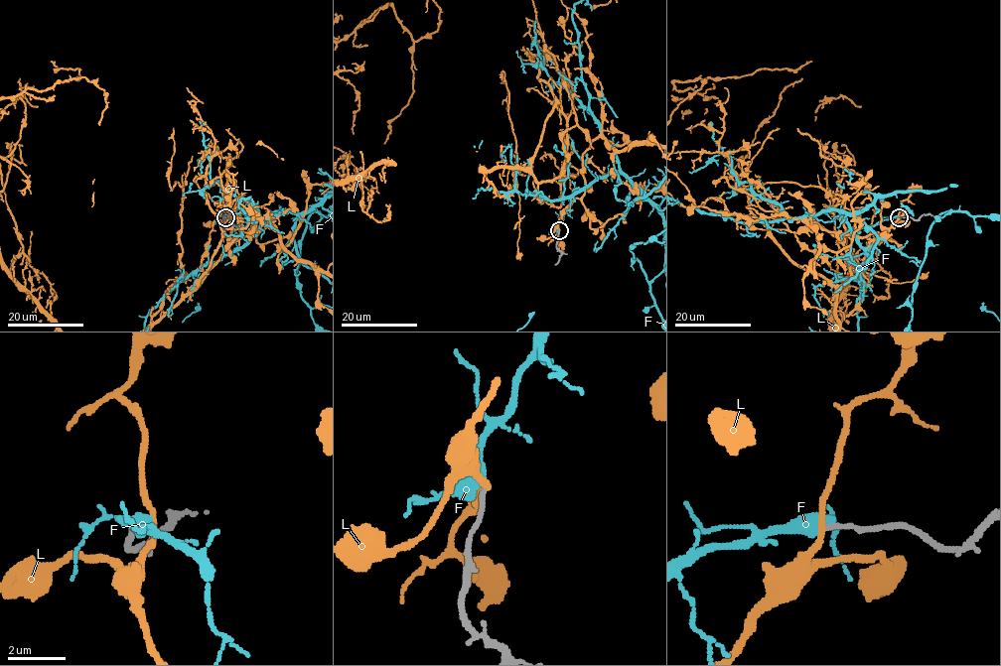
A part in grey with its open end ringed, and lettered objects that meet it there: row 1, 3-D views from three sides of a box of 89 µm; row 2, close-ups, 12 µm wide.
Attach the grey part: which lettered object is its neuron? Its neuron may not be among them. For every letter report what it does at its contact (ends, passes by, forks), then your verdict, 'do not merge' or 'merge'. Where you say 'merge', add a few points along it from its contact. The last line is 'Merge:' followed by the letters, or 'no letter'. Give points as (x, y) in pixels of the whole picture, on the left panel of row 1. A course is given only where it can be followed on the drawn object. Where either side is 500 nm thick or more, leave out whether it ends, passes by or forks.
F: it passes by; merge
L: it passes by; do not merge
Merge: F

